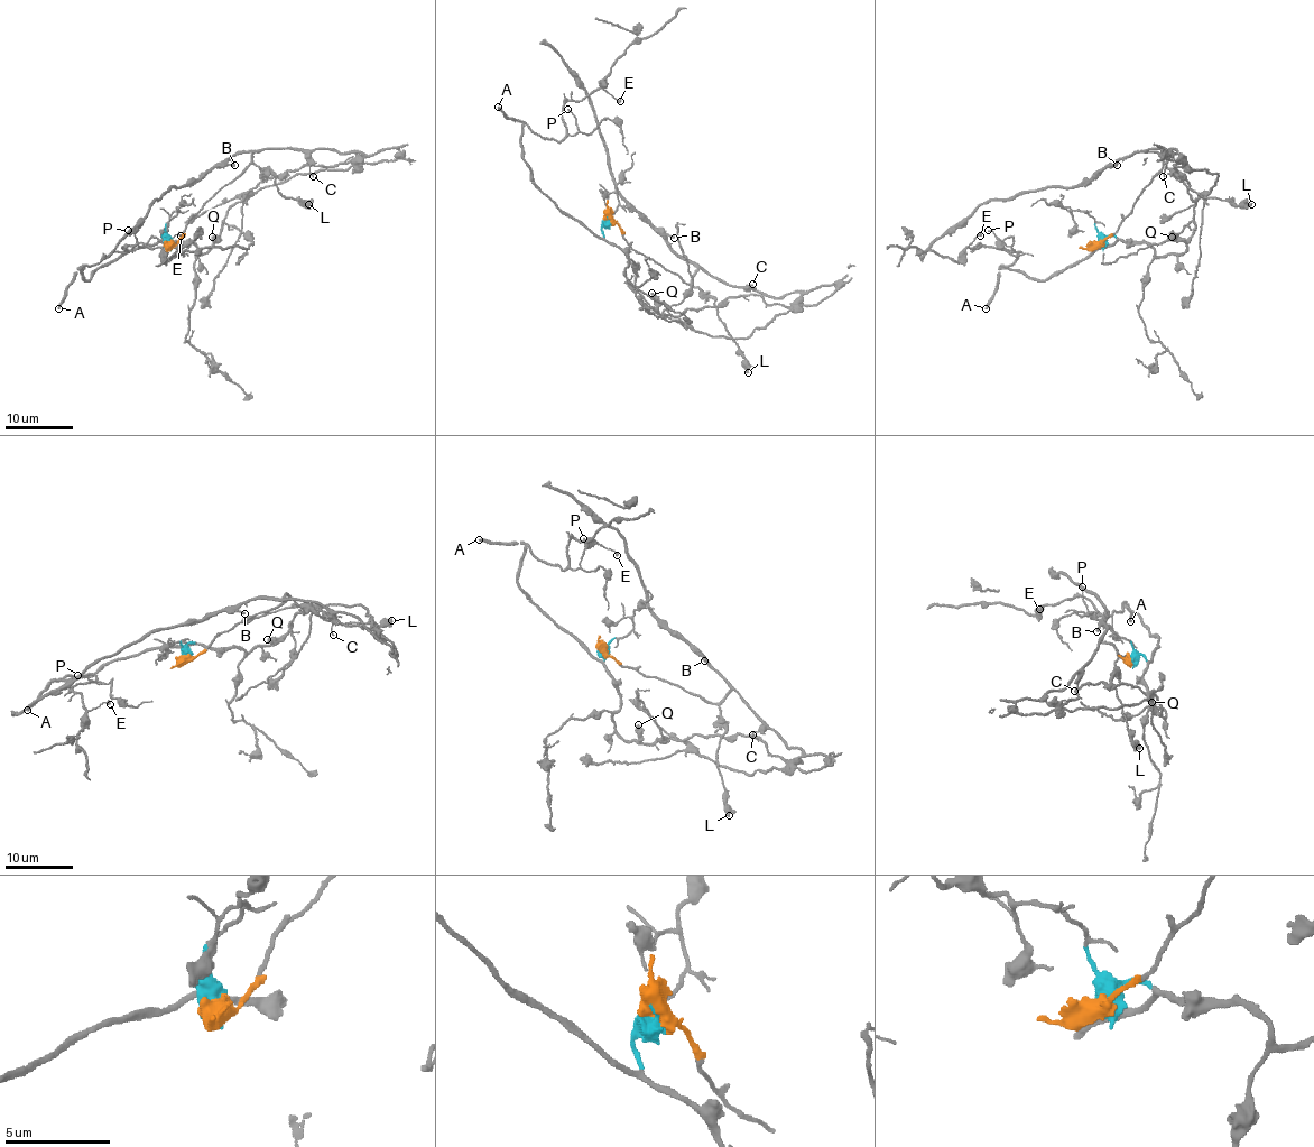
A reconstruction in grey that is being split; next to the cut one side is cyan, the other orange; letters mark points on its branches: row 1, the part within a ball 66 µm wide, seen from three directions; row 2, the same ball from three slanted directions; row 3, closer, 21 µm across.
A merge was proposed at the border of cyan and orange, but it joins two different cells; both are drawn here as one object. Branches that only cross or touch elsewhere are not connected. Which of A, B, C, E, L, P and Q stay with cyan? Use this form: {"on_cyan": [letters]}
{"on_cyan": ["A", "E", "P", "Q"]}

